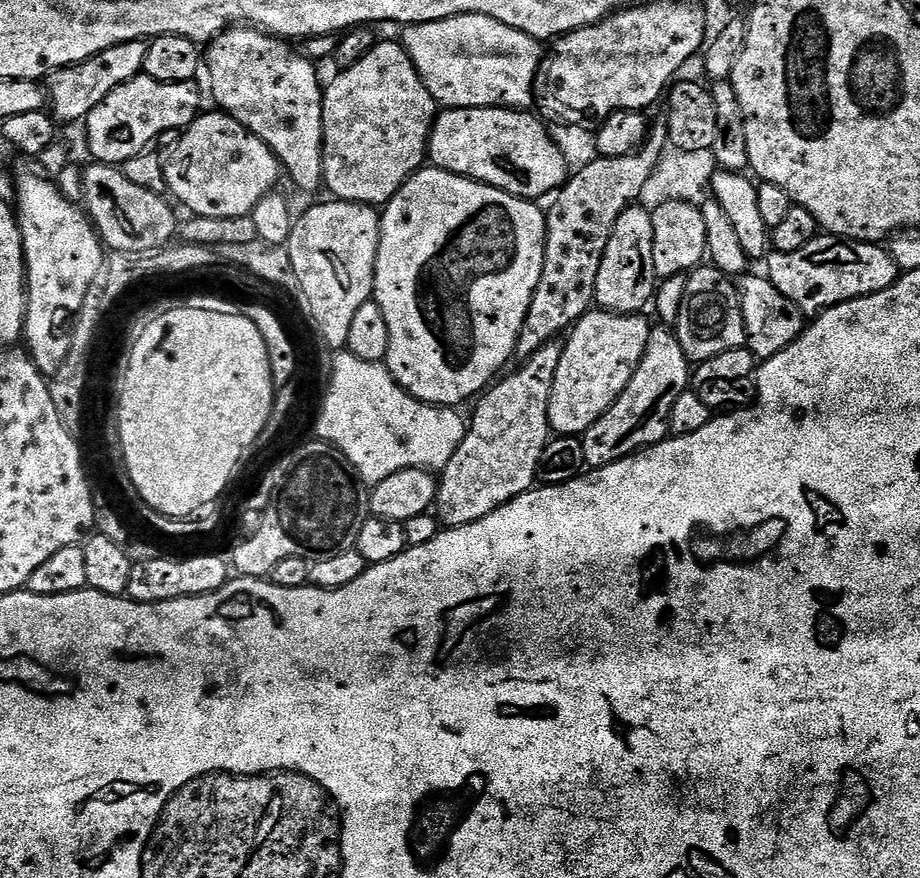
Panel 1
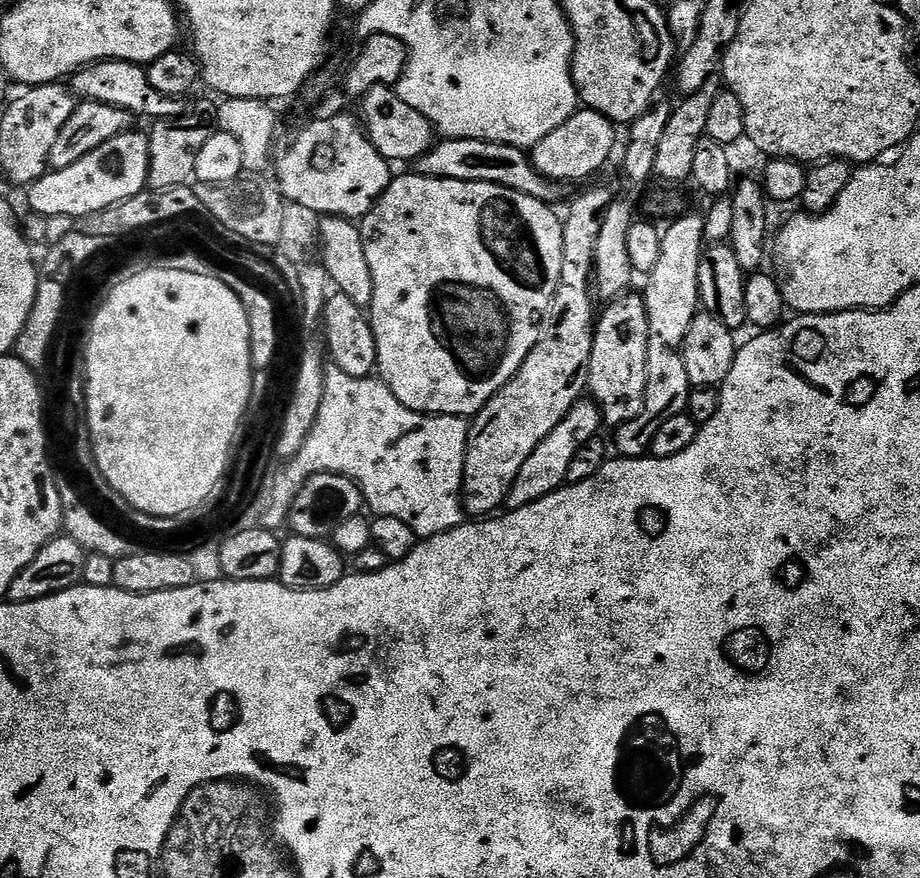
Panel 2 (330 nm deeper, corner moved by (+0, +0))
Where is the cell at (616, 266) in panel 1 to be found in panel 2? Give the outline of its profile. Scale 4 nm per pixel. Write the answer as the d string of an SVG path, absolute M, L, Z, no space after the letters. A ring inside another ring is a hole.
M625 294L611 301L604 313L599 313L594 324L592 334L592 353L590 354L590 370L588 371L587 391L591 399L600 407L600 415L603 423L610 426L609 429L621 428L626 422L638 418L644 409L644 395L648 385L648 339L650 338L650 326L648 315L644 305L643 295Z

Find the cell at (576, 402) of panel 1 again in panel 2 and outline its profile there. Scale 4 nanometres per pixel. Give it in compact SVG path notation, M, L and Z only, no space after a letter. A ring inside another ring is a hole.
M591 398L577 400L570 414L566 414L566 418L562 418L562 422L558 422L558 426L554 426L554 430L550 430L550 434L546 434L542 442L538 442L534 454L530 454L530 458L522 462L522 470L518 470L518 478L514 478L514 486L508 495L507 507L513 509L530 506L546 498L546 494L565 487L574 454L578 454L578 450L582 450L586 442L597 439L599 432L596 431L599 428L602 428L602 417L600 407L596 405L595 400Z

